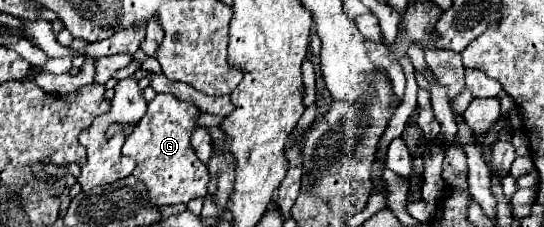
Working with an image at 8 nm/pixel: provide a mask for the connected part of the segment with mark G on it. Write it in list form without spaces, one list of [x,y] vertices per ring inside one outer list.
[[[156,95],[148,103],[148,111],[136,125],[134,133],[126,139],[122,153],[136,161],[132,175],[146,185],[150,205],[174,205],[188,203],[196,197],[208,195],[208,173],[206,165],[198,161],[194,149],[190,147],[190,133],[196,127],[198,107],[176,99],[174,95]]]

